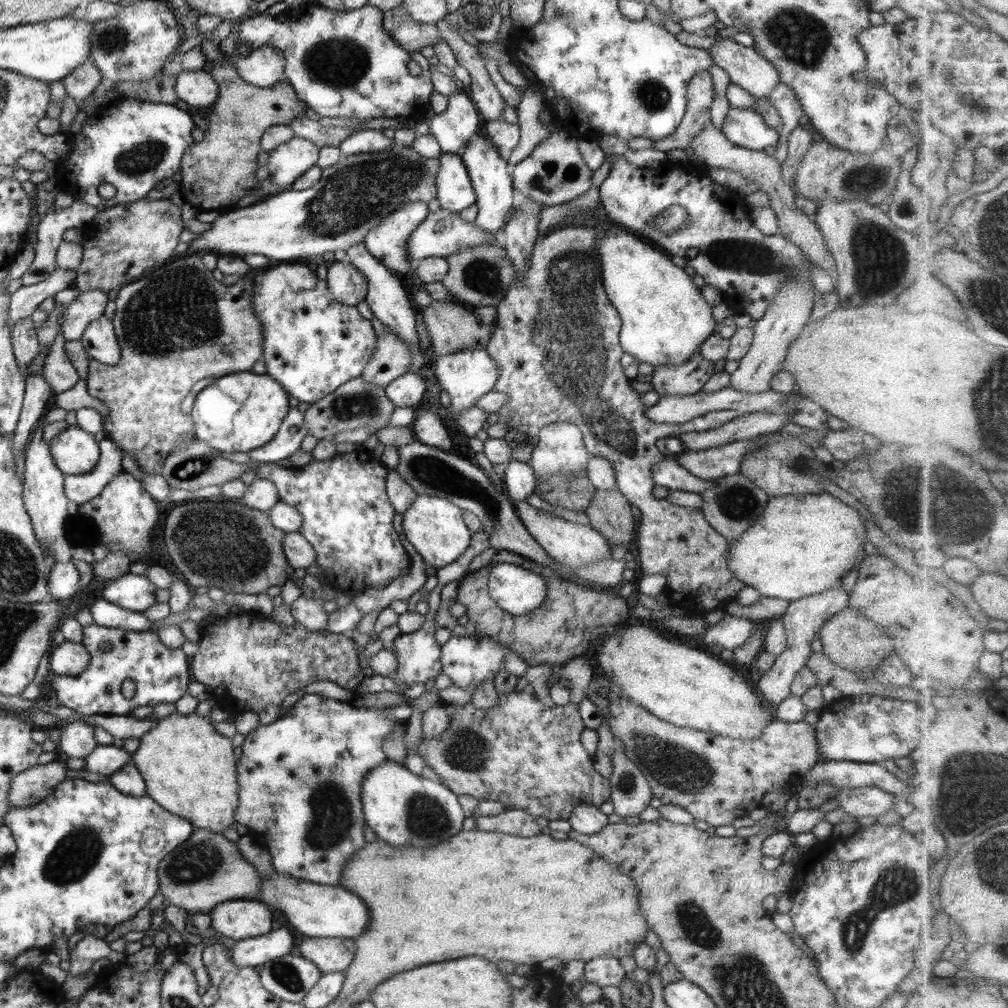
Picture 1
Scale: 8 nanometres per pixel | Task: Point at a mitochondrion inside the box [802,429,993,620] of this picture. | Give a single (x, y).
(965, 519)

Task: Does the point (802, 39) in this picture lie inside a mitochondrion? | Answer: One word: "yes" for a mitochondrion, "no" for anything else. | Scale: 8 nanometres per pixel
yes

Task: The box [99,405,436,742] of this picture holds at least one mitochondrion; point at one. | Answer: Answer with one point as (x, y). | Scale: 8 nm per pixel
(189, 545)

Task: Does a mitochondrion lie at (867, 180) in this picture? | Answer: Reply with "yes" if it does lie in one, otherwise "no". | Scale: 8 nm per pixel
yes

